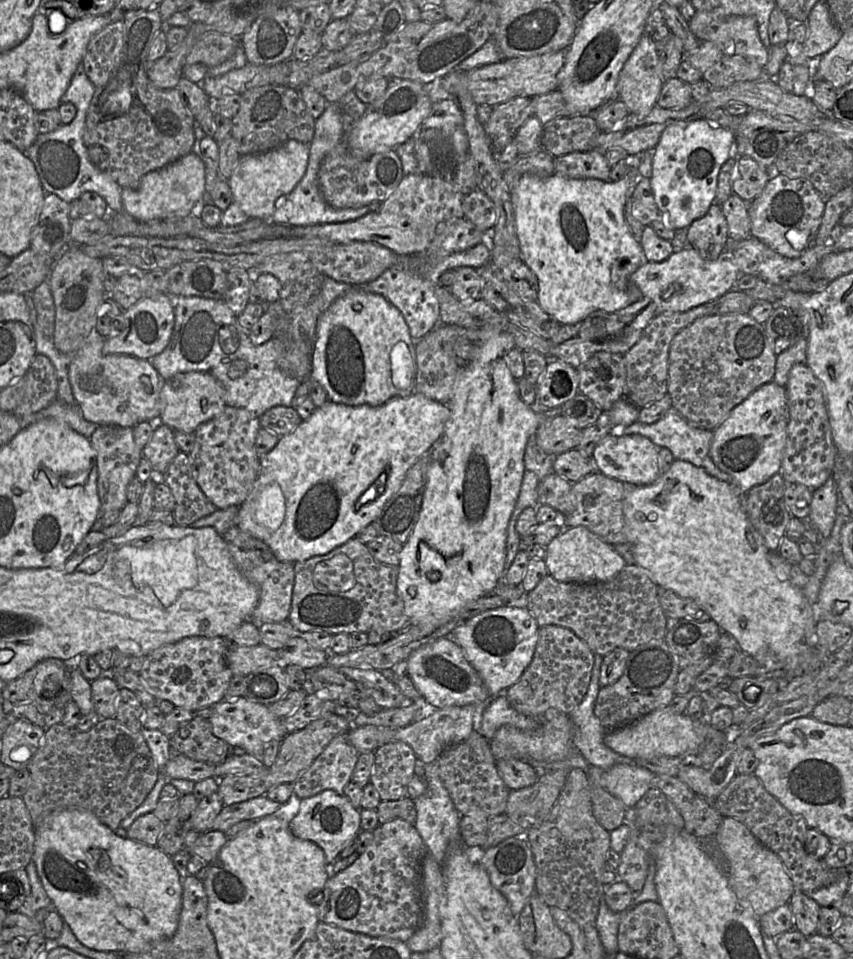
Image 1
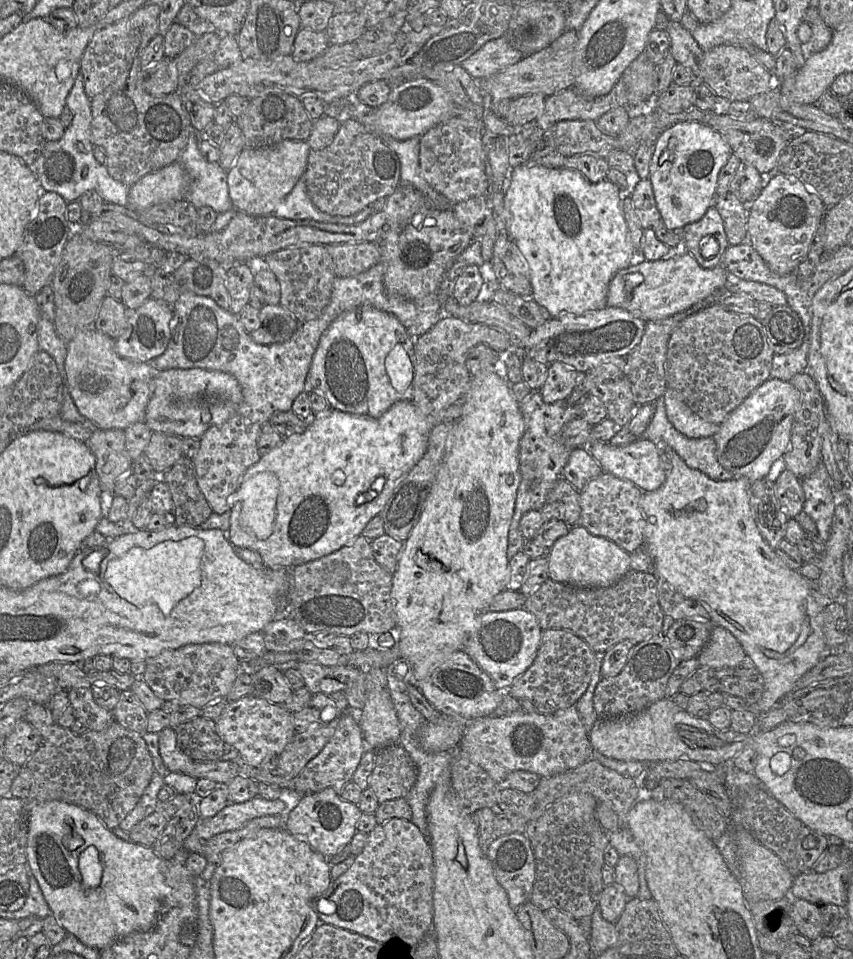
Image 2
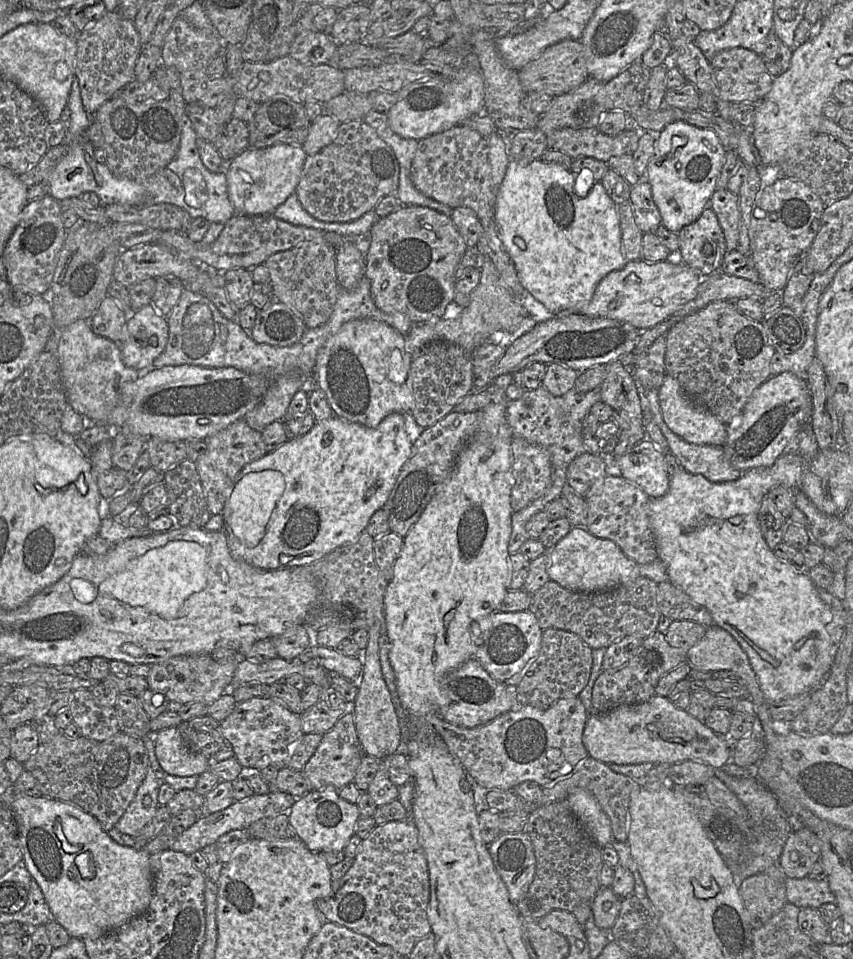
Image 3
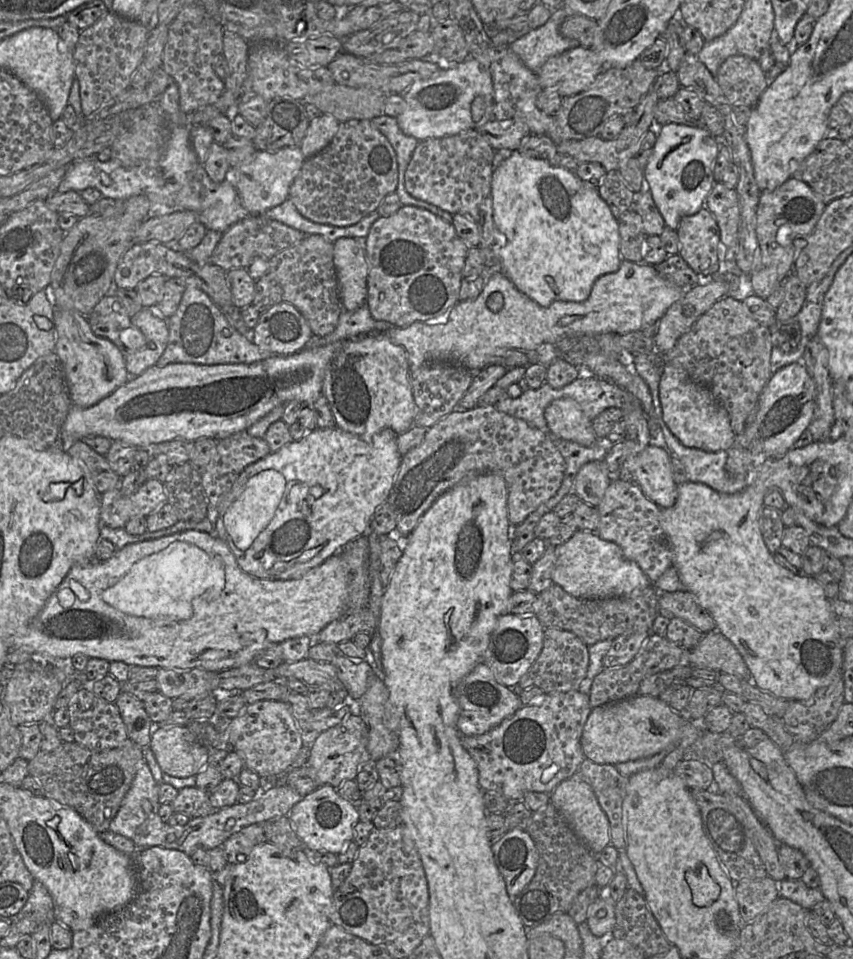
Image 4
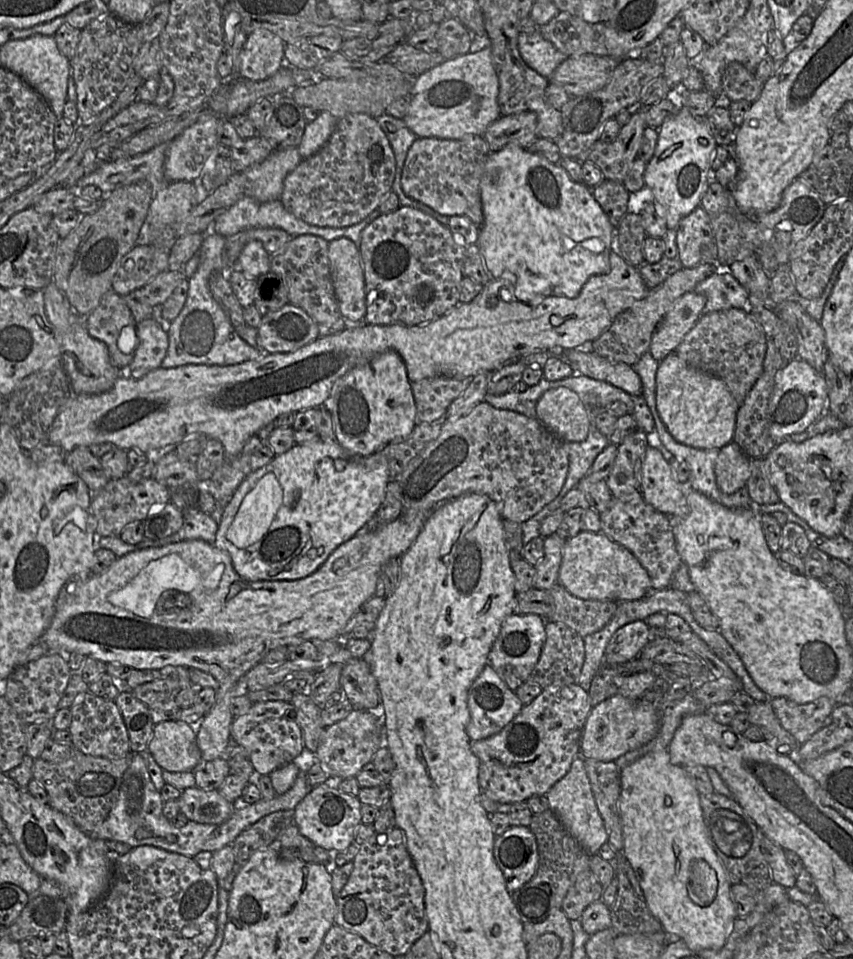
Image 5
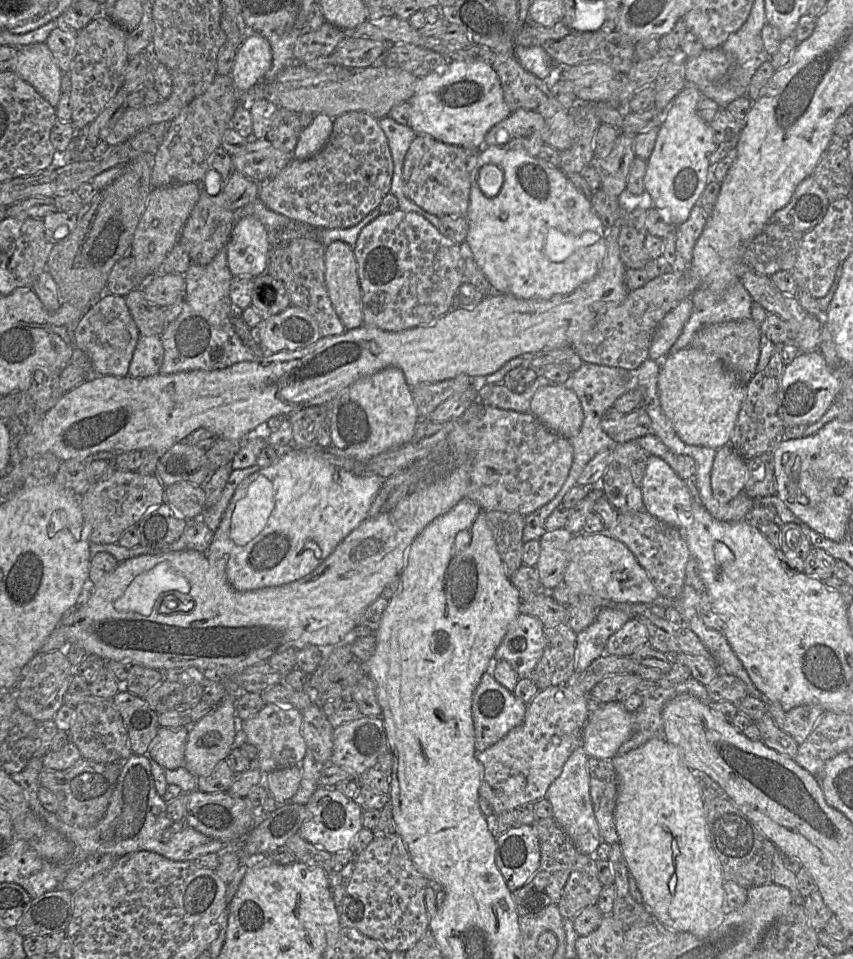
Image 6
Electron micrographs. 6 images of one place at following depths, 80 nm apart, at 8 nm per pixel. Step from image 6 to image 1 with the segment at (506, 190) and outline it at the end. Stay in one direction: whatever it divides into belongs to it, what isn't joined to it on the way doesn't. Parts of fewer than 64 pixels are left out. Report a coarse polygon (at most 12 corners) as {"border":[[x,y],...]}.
{"border":[[526,173],[521,259],[561,325],[643,298],[620,181]]}

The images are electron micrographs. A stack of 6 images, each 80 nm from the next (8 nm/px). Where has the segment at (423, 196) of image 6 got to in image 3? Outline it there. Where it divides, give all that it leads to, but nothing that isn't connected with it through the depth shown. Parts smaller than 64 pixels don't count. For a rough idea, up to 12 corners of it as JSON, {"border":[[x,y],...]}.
{"border":[[457,125],[419,140],[415,188],[482,224],[477,249],[528,293],[499,237],[489,139]]}

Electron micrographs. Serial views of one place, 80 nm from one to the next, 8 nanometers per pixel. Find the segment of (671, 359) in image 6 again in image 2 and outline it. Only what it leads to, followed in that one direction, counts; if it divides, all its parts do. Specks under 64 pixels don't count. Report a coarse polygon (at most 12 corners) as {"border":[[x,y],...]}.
{"border":[[676,390],[663,400],[668,420],[686,437],[713,437],[720,425],[699,417]]}

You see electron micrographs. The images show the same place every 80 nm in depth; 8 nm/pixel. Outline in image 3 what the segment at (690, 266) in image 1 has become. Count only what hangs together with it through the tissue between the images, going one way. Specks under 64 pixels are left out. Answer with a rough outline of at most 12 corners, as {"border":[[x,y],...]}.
{"border":[[628,261],[580,313],[643,332],[697,295],[687,264]]}

